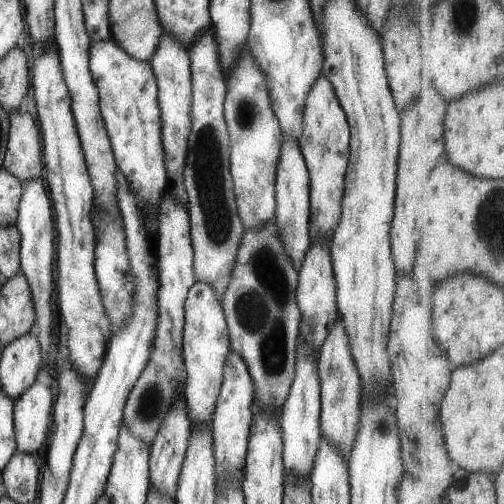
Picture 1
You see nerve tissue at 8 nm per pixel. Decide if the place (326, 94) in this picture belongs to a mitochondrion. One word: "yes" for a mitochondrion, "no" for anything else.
no

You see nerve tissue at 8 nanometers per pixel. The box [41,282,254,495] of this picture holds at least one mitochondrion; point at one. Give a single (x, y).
(148, 405)

